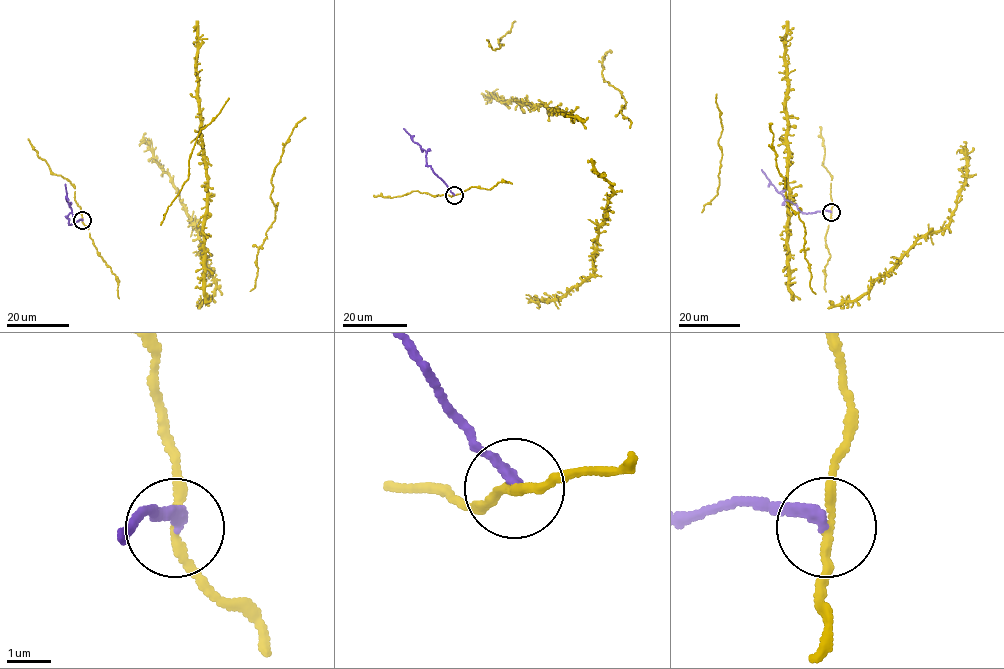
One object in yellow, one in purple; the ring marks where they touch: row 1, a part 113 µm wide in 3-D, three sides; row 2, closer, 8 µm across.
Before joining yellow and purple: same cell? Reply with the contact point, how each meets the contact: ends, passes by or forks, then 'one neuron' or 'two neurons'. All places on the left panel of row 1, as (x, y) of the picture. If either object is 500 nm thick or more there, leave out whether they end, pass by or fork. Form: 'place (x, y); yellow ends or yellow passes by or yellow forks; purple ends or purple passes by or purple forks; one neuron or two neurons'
place (82, 220); yellow passes by; purple ends; two neurons

